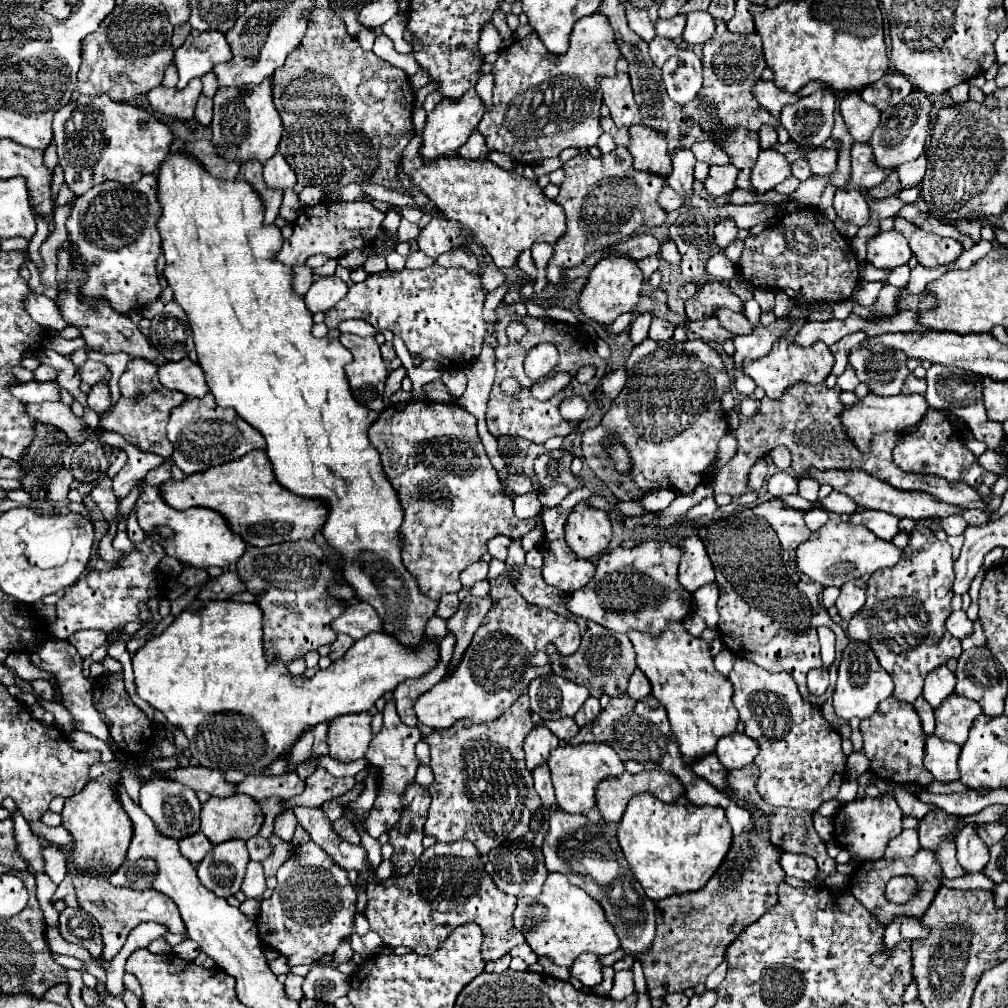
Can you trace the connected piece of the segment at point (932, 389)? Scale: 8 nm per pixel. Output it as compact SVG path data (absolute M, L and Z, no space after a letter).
M934 363L926 371L926 381L928 381L928 391L926 391L928 405L964 421L970 427L970 431L974 433L974 437L978 441L984 441L988 445L988 449L996 449L996 445L1000 445L1000 441L1004 439L1004 431L1002 431L1000 423L988 421L988 417L986 417L984 395L982 395L982 377L978 377L976 373L966 371L966 369L948 369L946 365Z

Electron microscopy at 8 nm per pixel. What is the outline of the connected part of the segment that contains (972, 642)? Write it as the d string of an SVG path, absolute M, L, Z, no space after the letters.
M979 619L974 623L974 633L961 641L963 650L974 646L980 647L986 645L986 637L984 636L983 629L981 626L977 627L977 624L981 624Z

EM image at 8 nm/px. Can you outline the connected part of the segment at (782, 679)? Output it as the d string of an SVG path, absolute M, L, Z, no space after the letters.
M736 659L728 679L734 685L734 707L746 725L744 733L760 747L754 759L760 769L758 793L770 805L810 811L816 833L828 843L834 839L834 821L832 817L822 817L818 809L822 803L836 799L846 777L848 755L840 747L842 737L826 723L820 707L800 697L788 673L768 673L748 659Z

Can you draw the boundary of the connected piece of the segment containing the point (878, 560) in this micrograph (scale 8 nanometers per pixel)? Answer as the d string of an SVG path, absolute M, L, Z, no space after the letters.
M830 519L820 531L812 533L812 539L796 549L798 569L814 581L822 583L824 587L842 587L850 579L858 579L862 575L892 567L902 561L902 555L904 551L900 547L876 537L870 529L864 529L864 525L844 523L840 519Z

